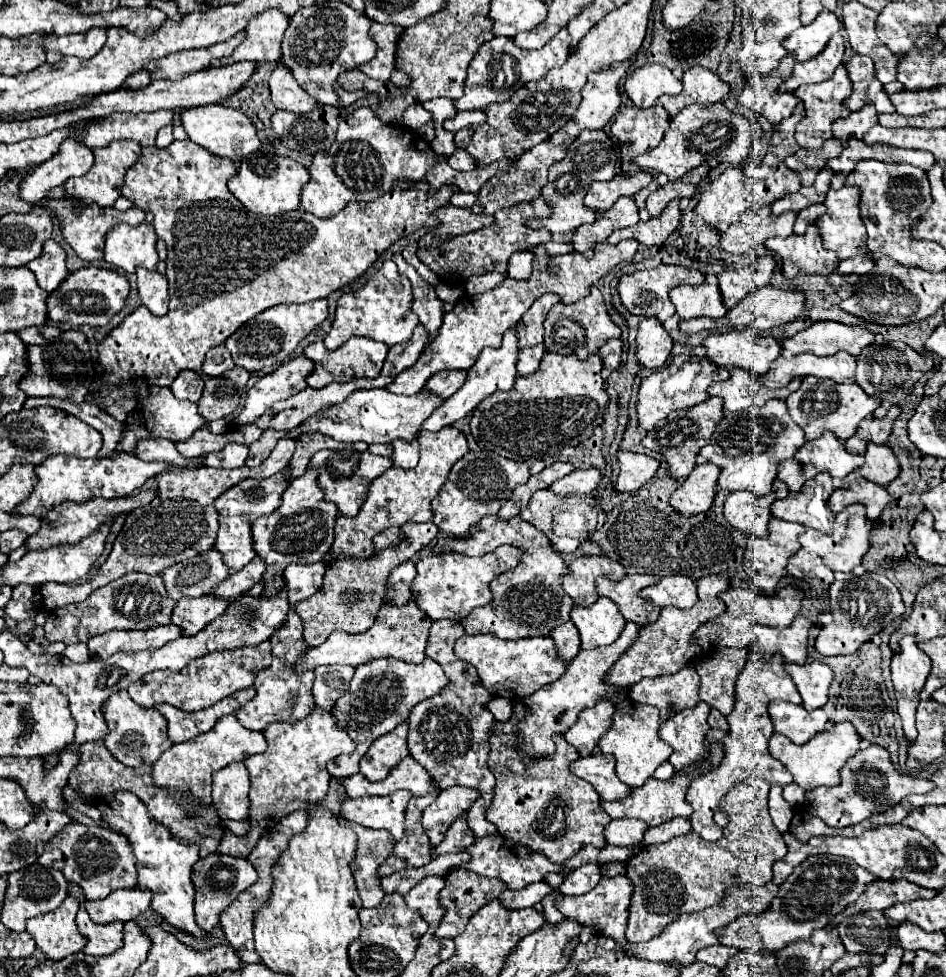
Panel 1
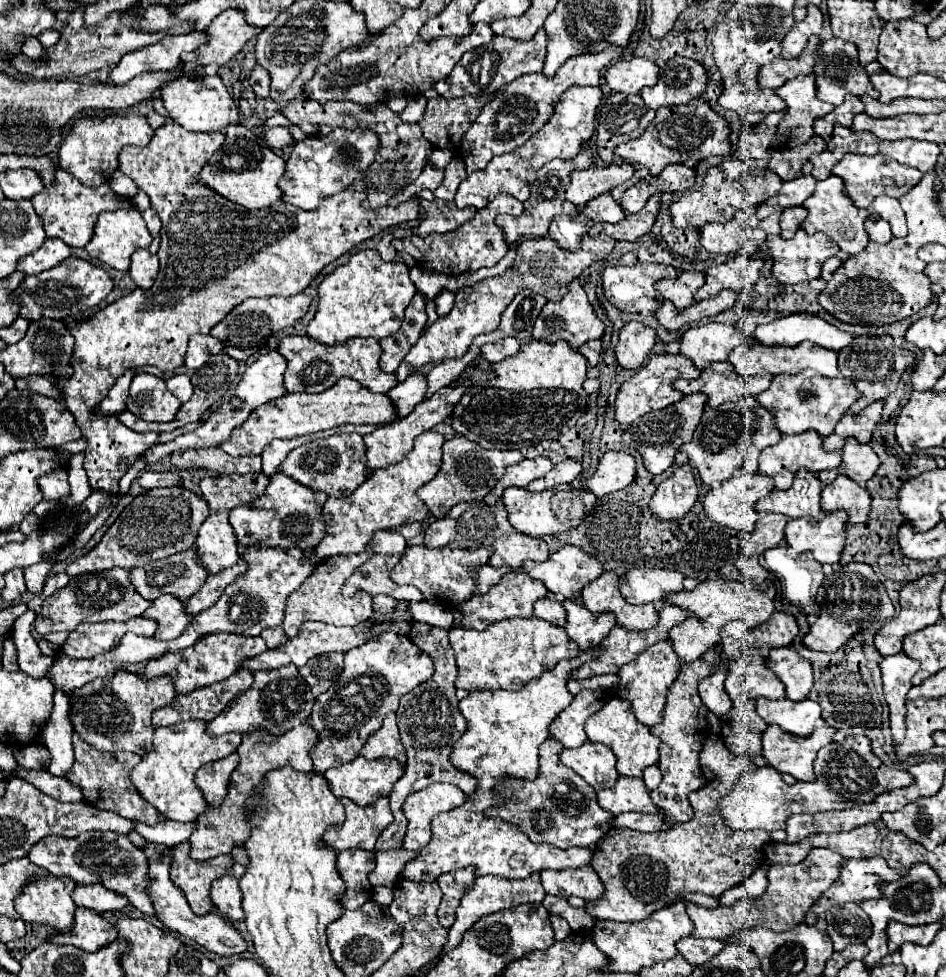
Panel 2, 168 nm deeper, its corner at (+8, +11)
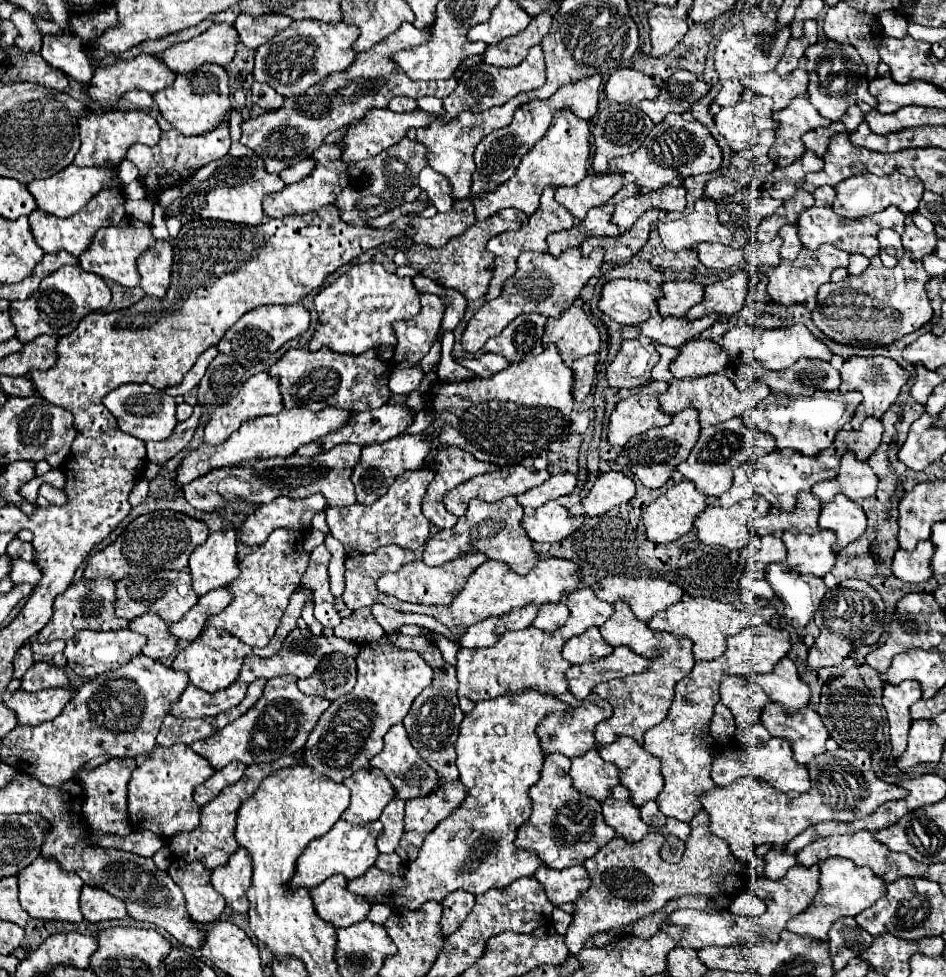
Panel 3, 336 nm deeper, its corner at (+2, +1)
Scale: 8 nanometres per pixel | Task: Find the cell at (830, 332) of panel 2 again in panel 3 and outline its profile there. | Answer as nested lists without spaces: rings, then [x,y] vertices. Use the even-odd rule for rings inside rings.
[[[794,324],[790,328],[778,328],[778,330],[736,326],[736,328],[728,330],[718,344],[730,356],[730,362],[738,360],[740,364],[750,364],[750,362],[758,360],[762,364],[762,368],[768,368],[768,370],[784,370],[800,358],[816,358],[816,360],[830,360],[832,358],[832,352],[828,350],[828,346],[822,344],[820,340],[816,340],[804,324]]]

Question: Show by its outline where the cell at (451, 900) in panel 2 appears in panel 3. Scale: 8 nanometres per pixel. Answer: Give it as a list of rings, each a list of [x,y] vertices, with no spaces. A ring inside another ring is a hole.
[[[452,892],[452,896],[446,896],[444,902],[444,912],[440,918],[440,930],[444,936],[456,932],[464,918],[472,912],[474,908],[474,896],[470,892]]]

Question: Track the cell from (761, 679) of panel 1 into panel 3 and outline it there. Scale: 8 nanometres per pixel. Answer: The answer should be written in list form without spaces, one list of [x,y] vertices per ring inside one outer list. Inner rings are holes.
[[[722,676],[720,702],[734,714],[736,740],[744,744],[762,744],[770,738],[760,722],[762,708],[770,704],[770,700],[758,684],[744,676]]]

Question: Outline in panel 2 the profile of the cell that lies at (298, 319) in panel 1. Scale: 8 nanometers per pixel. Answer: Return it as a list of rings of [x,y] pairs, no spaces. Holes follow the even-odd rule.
[[[304,292],[290,296],[290,298],[280,298],[280,296],[248,298],[242,304],[238,304],[220,324],[216,324],[210,334],[224,344],[224,354],[228,354],[234,360],[248,360],[262,346],[266,346],[266,342],[272,334],[276,334],[276,332],[292,326],[296,320],[300,320],[308,312],[310,302],[312,302],[312,298]]]

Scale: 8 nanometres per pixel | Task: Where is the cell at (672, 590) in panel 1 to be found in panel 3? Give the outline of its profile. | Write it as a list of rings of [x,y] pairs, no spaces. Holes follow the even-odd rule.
[[[608,576],[592,584],[592,590],[600,600],[626,602],[632,612],[644,622],[648,622],[656,612],[676,604],[684,596],[680,586],[662,578]]]

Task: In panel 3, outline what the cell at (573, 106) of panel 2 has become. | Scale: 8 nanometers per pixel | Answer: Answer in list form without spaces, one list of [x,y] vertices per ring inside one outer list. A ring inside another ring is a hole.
[[[556,112],[552,126],[544,134],[540,142],[522,158],[516,176],[512,176],[506,184],[502,184],[496,192],[488,196],[480,196],[480,200],[470,198],[476,208],[476,218],[484,220],[504,208],[518,208],[526,216],[530,216],[538,208],[538,198],[542,196],[546,186],[574,186],[586,176],[588,156],[590,156],[590,122],[580,120],[572,112]]]

